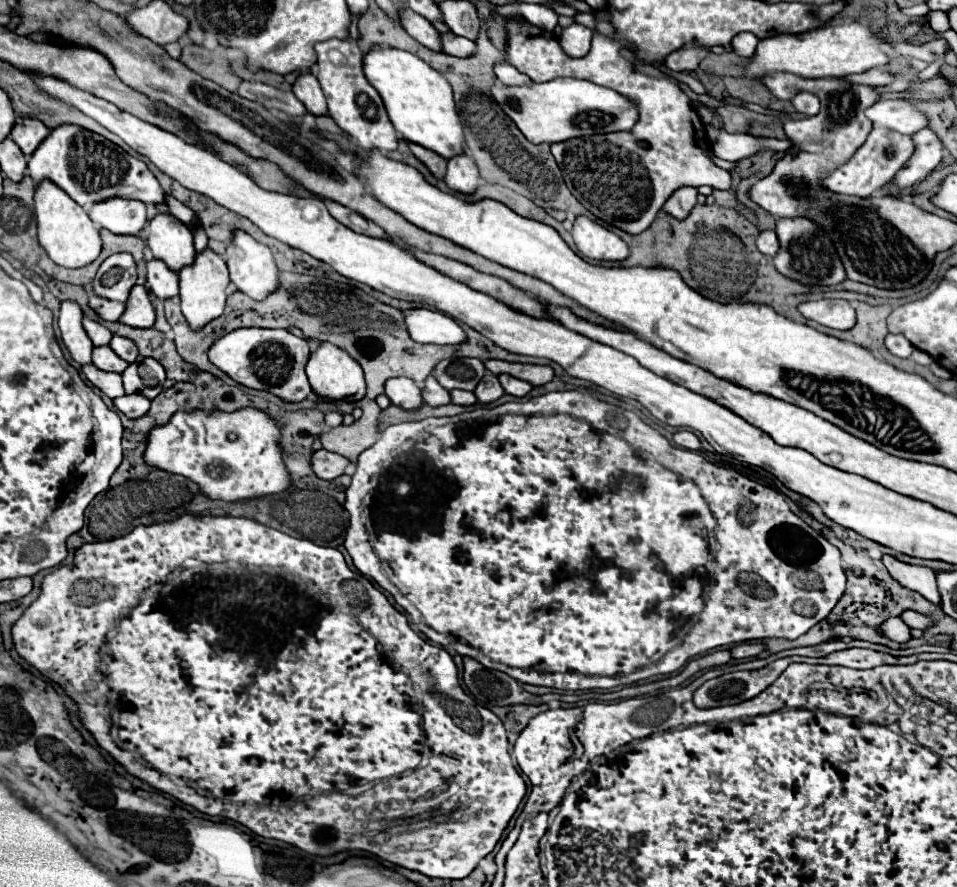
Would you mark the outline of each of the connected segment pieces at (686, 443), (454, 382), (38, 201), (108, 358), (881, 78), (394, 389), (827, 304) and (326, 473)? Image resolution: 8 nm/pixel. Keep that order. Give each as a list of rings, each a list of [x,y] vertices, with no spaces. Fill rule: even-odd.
[[[688,430],[676,432],[674,434],[674,444],[682,446],[682,448],[688,448],[688,450],[700,450],[700,438],[694,432],[688,432]]]
[[[450,358],[450,360],[440,360],[432,376],[446,388],[446,390],[474,390],[478,380],[482,380],[486,368],[482,360],[476,358]]]
[[[42,180],[36,184],[34,192],[34,212],[38,224],[38,240],[48,256],[64,268],[80,268],[98,258],[102,242],[98,236],[100,226],[94,224],[84,208],[76,204],[62,188],[58,188],[52,180]]]
[[[94,346],[92,362],[100,370],[112,370],[112,372],[122,372],[128,366],[128,362],[122,360],[118,354],[114,354],[114,350],[110,350],[108,346]]]
[[[878,68],[866,70],[862,74],[850,74],[850,76],[844,76],[842,80],[852,82],[852,84],[868,84],[868,86],[888,86],[892,82],[892,78]]]
[[[390,378],[386,380],[386,396],[392,404],[412,410],[422,404],[420,386],[410,378]]]
[[[838,298],[810,300],[810,302],[802,302],[798,310],[808,320],[814,320],[822,326],[830,326],[836,330],[848,330],[856,324],[856,314],[848,300],[838,300]]]
[[[324,448],[316,450],[314,456],[312,456],[312,468],[314,468],[314,474],[322,480],[334,480],[338,476],[344,474],[346,466],[350,466],[352,462],[346,460],[344,456],[340,454],[332,454]]]

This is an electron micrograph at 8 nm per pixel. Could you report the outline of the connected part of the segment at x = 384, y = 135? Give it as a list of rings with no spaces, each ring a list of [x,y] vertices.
[[[334,38],[316,44],[316,54],[318,54],[318,82],[324,90],[328,102],[328,114],[334,118],[334,122],[352,138],[356,138],[360,150],[370,150],[370,148],[378,148],[382,152],[396,150],[398,134],[394,132],[394,126],[386,116],[382,98],[364,78],[360,48],[350,38],[346,40]]]

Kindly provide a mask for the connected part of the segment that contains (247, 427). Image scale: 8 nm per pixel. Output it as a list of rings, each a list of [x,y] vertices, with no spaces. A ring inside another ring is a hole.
[[[246,406],[246,408],[238,408],[234,412],[224,412],[220,408],[214,408],[214,410],[178,410],[172,414],[172,418],[166,422],[166,424],[156,424],[150,428],[148,432],[148,438],[146,438],[146,448],[144,448],[144,462],[150,464],[152,468],[158,468],[158,470],[164,470],[164,472],[170,472],[170,474],[180,474],[188,480],[192,480],[194,484],[198,484],[200,492],[210,498],[210,500],[224,500],[224,502],[244,502],[244,500],[252,500],[252,498],[262,498],[262,496],[272,496],[272,494],[280,494],[284,490],[290,488],[292,484],[292,478],[290,478],[290,472],[284,464],[284,448],[280,444],[282,440],[282,426],[278,426],[276,418],[270,416],[268,412],[260,410],[260,408],[254,408],[254,406]],[[230,434],[236,434],[236,440],[230,440],[228,436]]]

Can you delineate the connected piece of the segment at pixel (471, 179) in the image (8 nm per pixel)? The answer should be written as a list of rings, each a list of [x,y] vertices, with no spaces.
[[[466,152],[456,154],[448,160],[448,172],[446,172],[444,180],[446,180],[448,188],[462,192],[462,194],[472,194],[480,184],[478,168]]]

